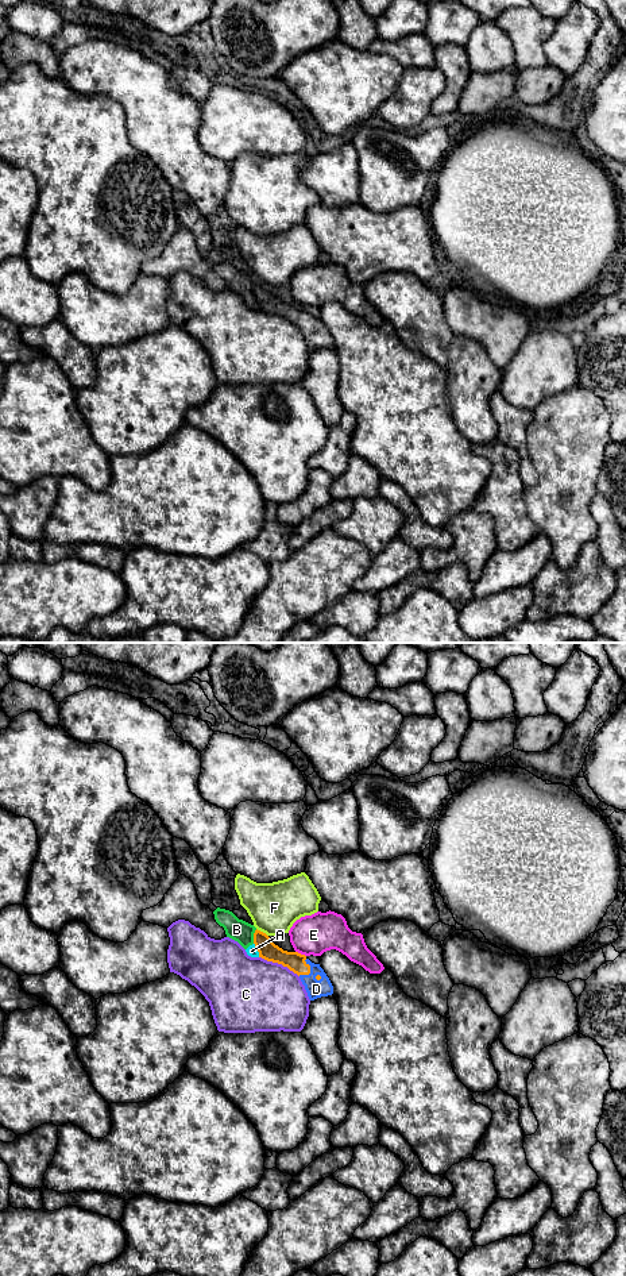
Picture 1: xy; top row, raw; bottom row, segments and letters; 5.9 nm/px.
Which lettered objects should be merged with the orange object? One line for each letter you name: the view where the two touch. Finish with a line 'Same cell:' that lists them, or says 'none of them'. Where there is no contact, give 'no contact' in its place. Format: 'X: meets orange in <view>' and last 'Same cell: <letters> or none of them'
D: meets orange in xy
Same cell: D

